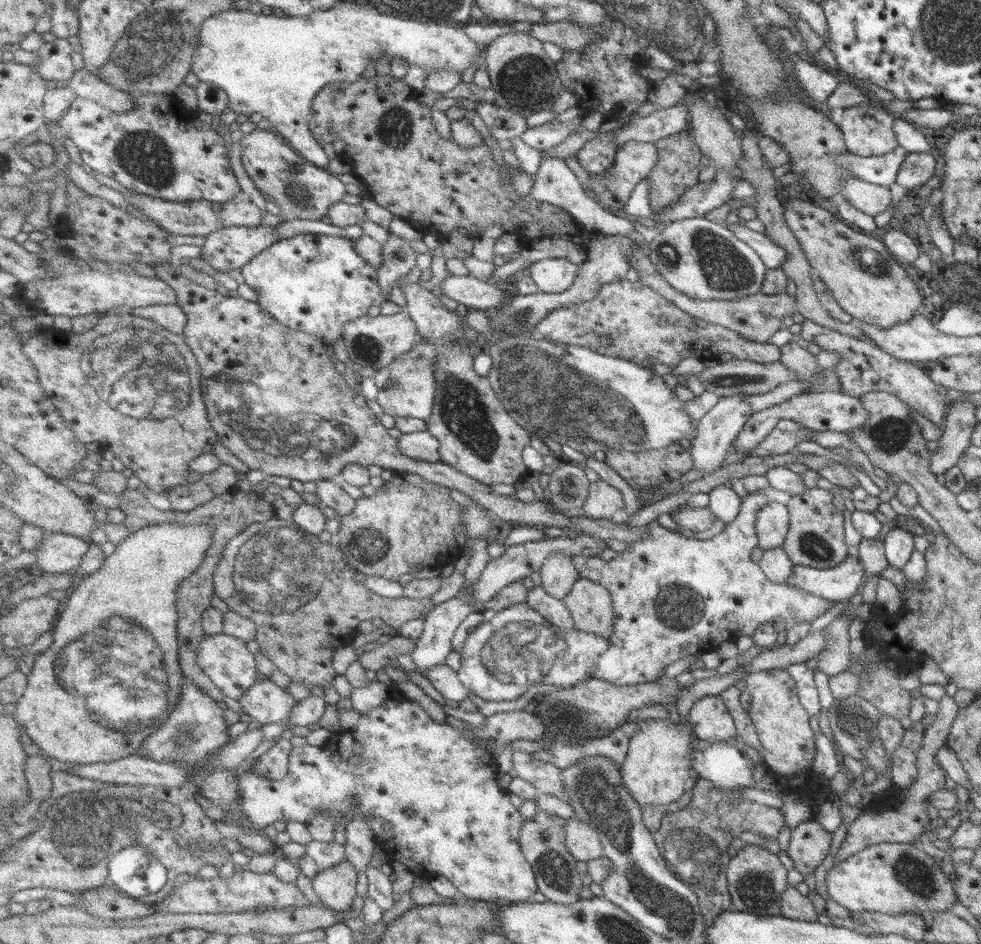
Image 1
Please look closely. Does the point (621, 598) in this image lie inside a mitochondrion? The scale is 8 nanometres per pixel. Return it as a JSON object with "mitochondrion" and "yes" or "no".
{"mitochondrion":"no"}

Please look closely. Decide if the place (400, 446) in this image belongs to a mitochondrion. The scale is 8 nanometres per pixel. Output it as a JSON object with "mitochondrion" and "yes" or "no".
{"mitochondrion":"no"}

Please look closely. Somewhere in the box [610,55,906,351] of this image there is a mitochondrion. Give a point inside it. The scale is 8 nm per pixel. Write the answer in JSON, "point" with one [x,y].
{"point":[722,266]}

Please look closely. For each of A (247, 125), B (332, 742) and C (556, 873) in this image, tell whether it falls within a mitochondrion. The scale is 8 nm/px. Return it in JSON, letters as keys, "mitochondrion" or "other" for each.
{"A":"other","B":"other","C":"mitochondrion"}

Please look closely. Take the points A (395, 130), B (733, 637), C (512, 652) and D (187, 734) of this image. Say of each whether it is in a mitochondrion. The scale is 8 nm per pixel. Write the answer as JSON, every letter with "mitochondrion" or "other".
{"A":"mitochondrion","B":"other","C":"mitochondrion","D":"mitochondrion"}

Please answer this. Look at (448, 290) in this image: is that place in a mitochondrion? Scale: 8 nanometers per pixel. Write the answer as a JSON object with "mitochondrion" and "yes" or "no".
{"mitochondrion":"no"}

